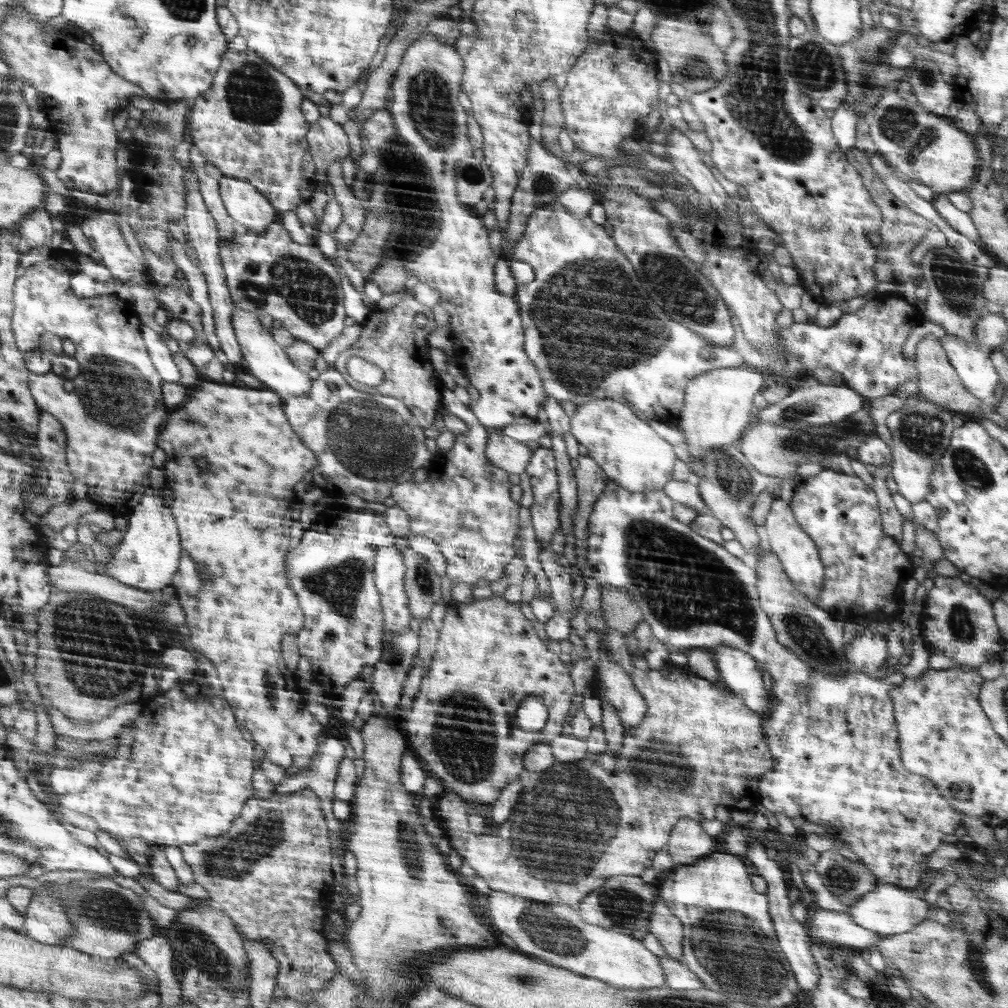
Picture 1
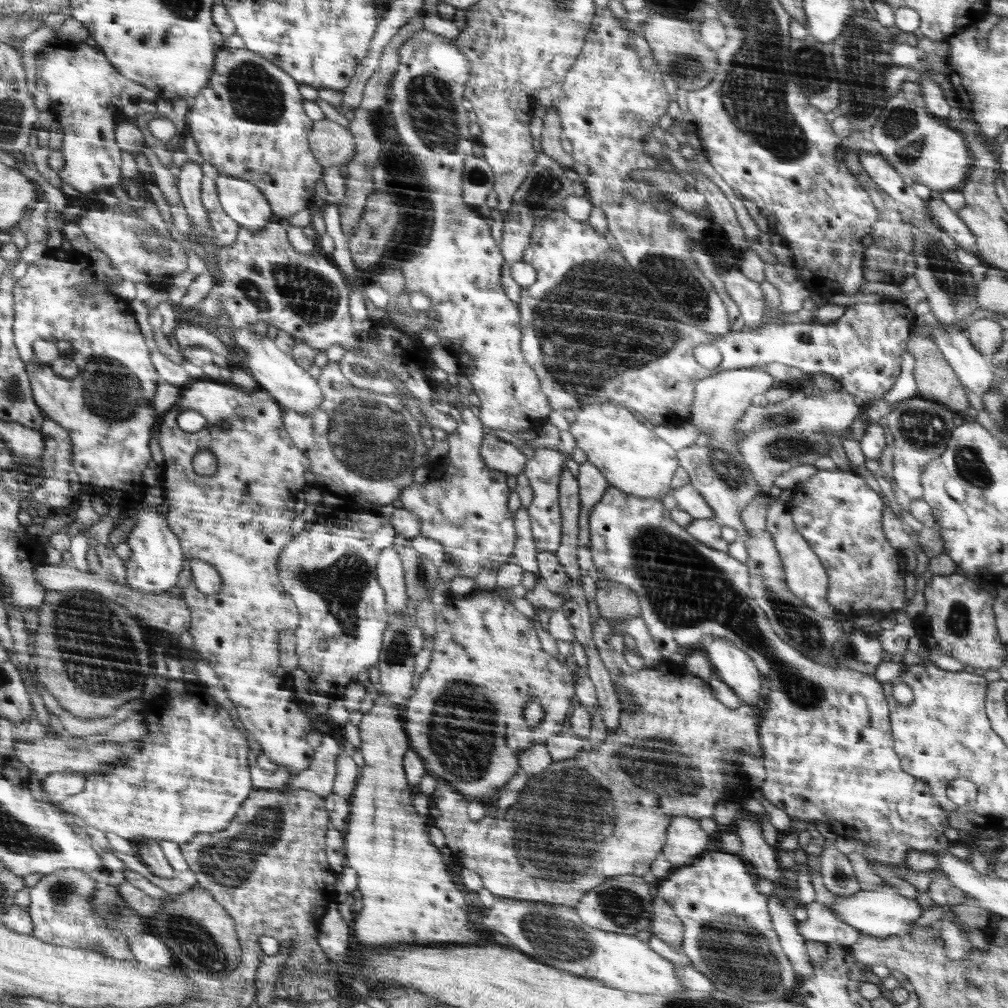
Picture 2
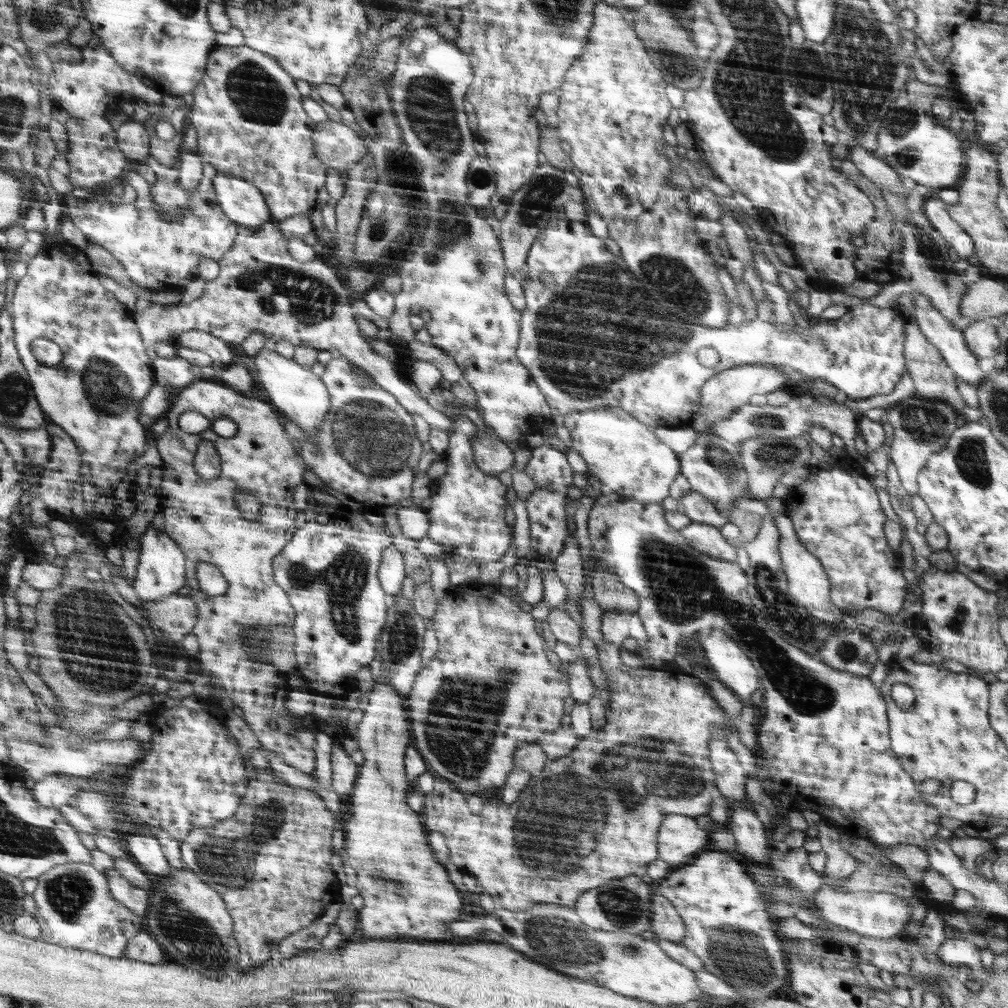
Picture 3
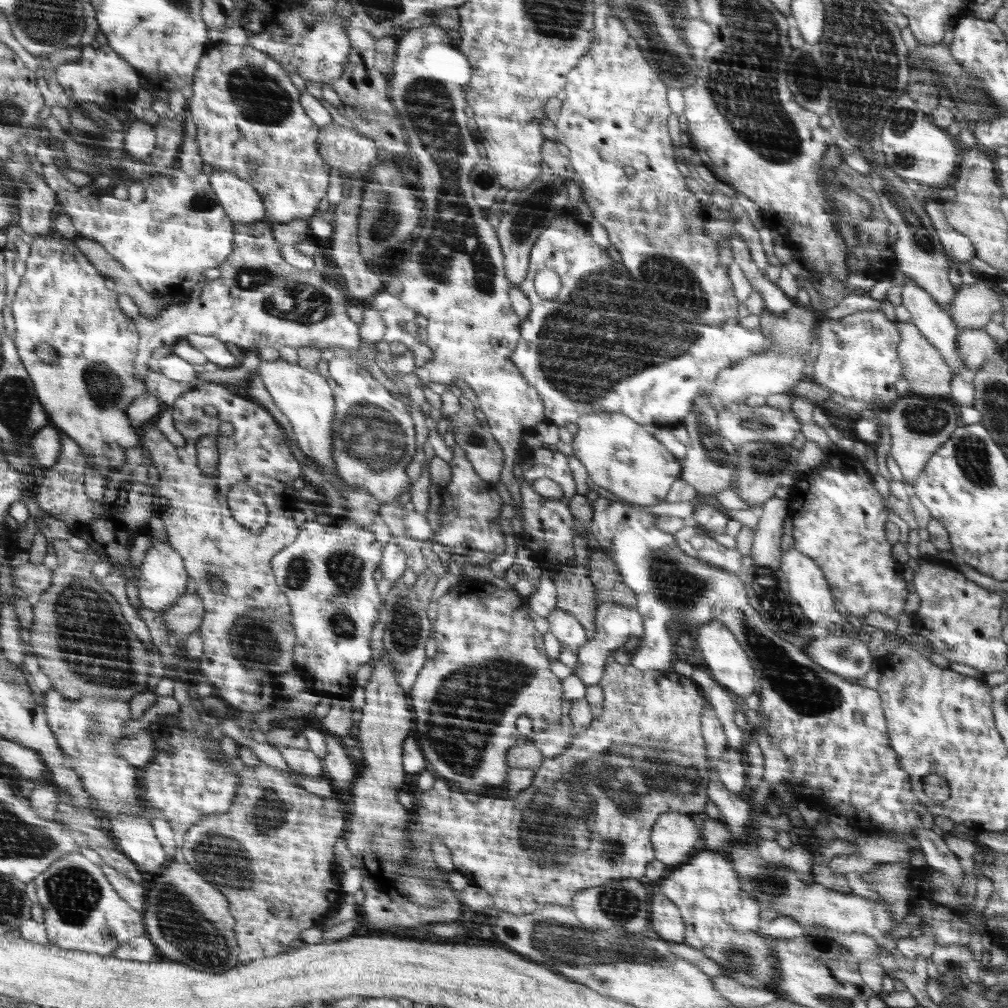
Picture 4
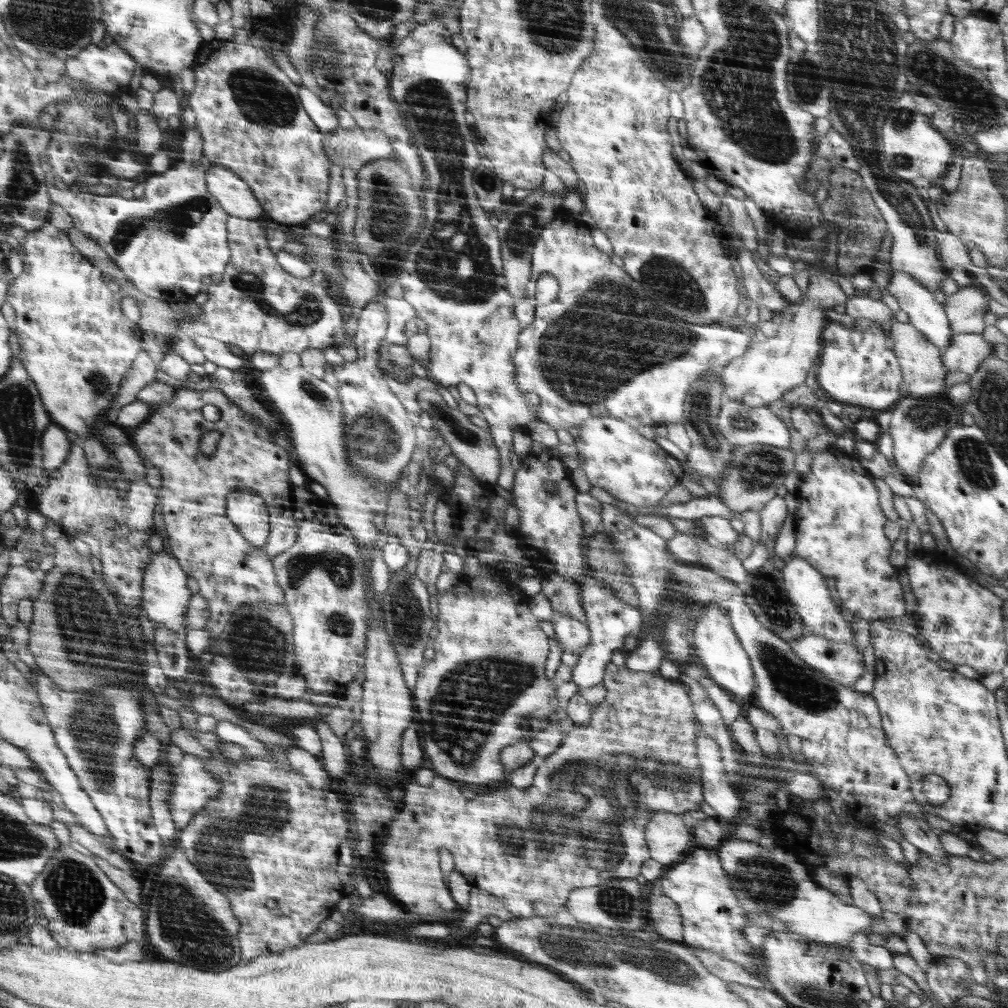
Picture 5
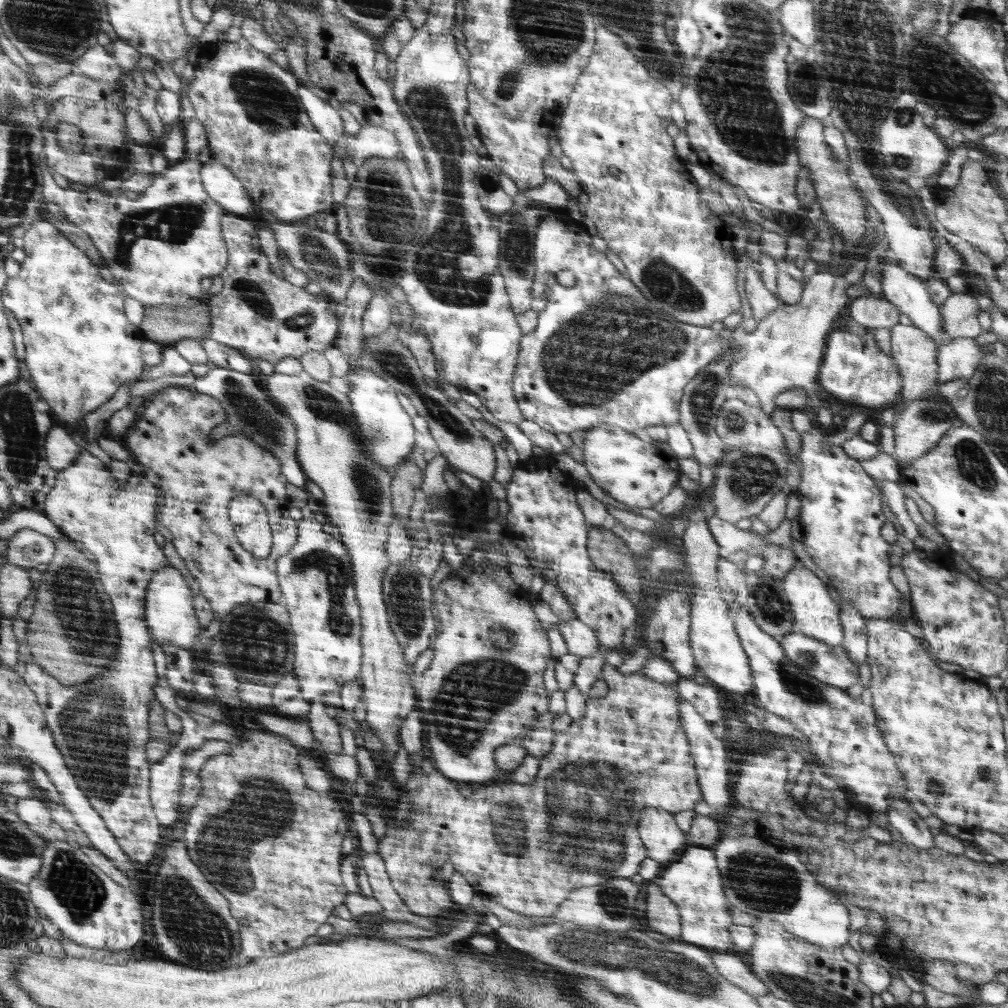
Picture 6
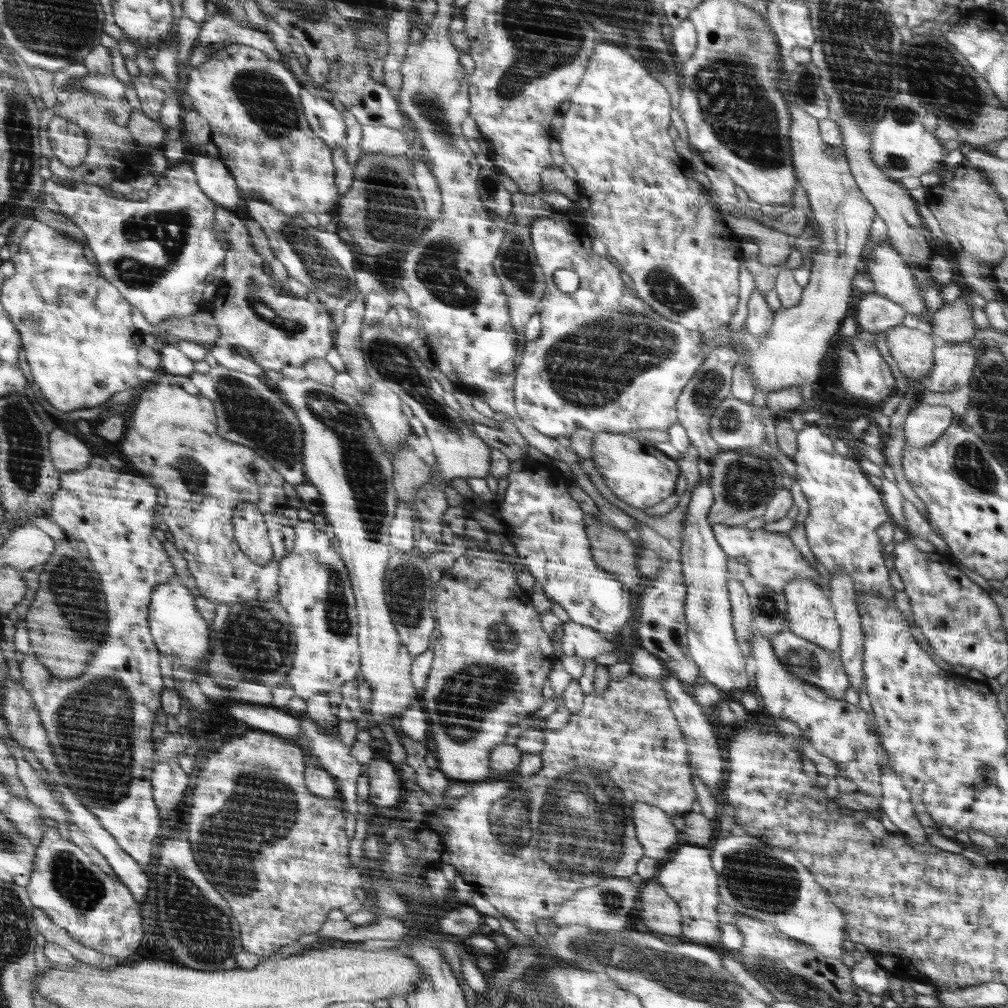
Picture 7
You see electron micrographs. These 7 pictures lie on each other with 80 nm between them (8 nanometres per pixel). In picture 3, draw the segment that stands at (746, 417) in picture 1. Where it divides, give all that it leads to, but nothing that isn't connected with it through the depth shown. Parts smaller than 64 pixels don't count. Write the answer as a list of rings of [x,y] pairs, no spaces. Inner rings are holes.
[[[754,363],[735,365],[735,368],[728,368],[728,370],[720,372],[700,389],[700,401],[698,401],[700,406],[697,413],[704,415],[707,420],[712,422],[713,426],[716,422],[720,422],[719,420],[725,419],[730,414],[736,412],[738,408],[749,404],[750,398],[754,394],[768,395],[779,389],[786,390],[789,380],[776,367],[786,369],[786,366]]]

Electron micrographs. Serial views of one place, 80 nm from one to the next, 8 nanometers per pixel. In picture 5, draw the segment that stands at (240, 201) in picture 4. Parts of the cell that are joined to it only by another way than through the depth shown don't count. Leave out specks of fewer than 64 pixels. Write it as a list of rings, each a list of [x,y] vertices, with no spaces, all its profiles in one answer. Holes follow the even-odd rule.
[[[212,165],[205,172],[205,180],[208,182],[209,191],[217,197],[229,216],[250,220],[260,218],[260,201],[254,196],[249,184],[236,173],[222,166]]]

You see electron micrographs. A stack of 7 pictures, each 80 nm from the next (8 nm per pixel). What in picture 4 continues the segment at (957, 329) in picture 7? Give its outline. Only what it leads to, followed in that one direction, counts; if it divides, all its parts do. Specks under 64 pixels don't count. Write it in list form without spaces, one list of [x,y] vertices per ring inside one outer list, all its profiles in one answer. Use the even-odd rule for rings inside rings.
[[[982,280],[973,285],[963,285],[949,304],[949,315],[959,332],[965,328],[983,328],[988,324],[993,312],[1001,312],[999,287]]]

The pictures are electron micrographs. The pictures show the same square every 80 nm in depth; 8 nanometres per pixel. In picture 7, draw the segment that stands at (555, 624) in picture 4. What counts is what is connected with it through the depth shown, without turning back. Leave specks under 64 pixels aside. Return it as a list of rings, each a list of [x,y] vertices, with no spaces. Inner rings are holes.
[[[568,620],[562,624],[563,656],[577,656],[582,659],[593,659],[599,654],[612,654],[618,651],[618,643],[608,642],[601,632]]]

